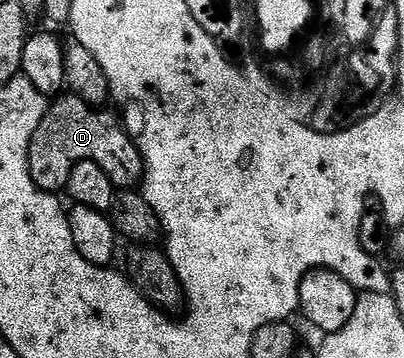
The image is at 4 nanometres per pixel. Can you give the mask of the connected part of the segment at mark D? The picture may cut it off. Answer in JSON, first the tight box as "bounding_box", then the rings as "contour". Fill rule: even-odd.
{"bounding_box":[27,93,143,192],"contour":[[[74,93],[64,94],[48,106],[41,125],[33,133],[31,148],[27,150],[31,176],[42,191],[62,192],[73,165],[81,161],[97,161],[97,165],[109,173],[109,181],[113,181],[117,189],[135,189],[142,184],[143,158],[120,116],[114,110],[107,110],[90,107]]]}

